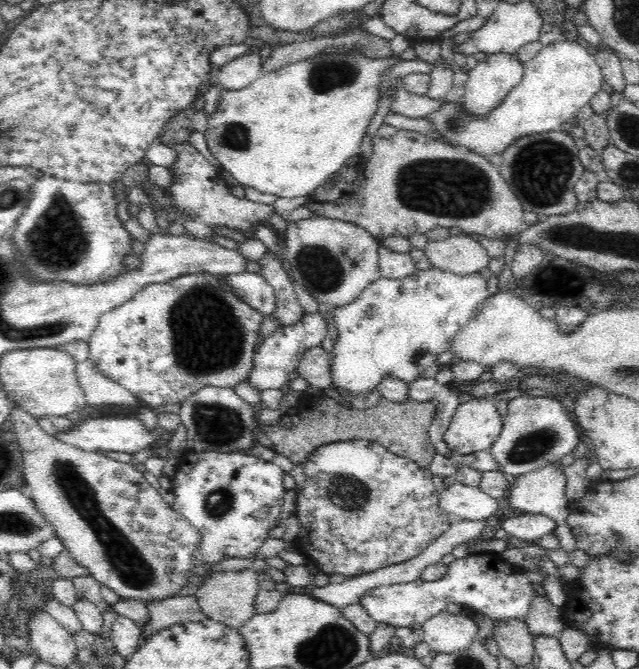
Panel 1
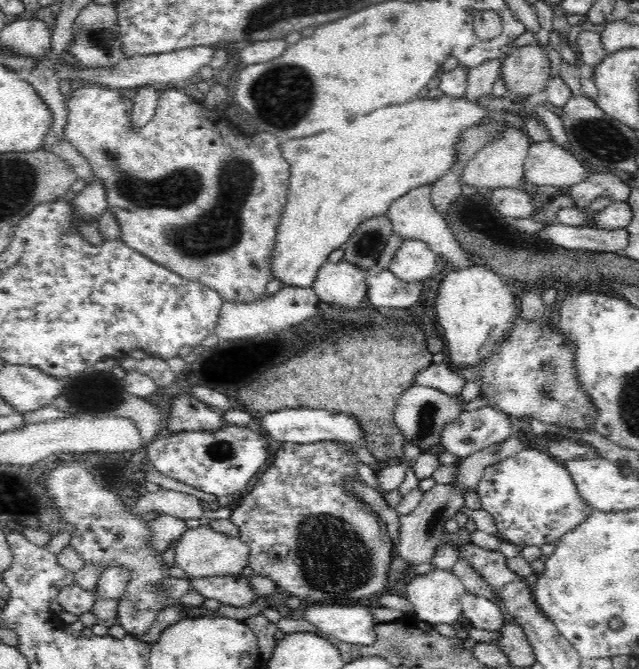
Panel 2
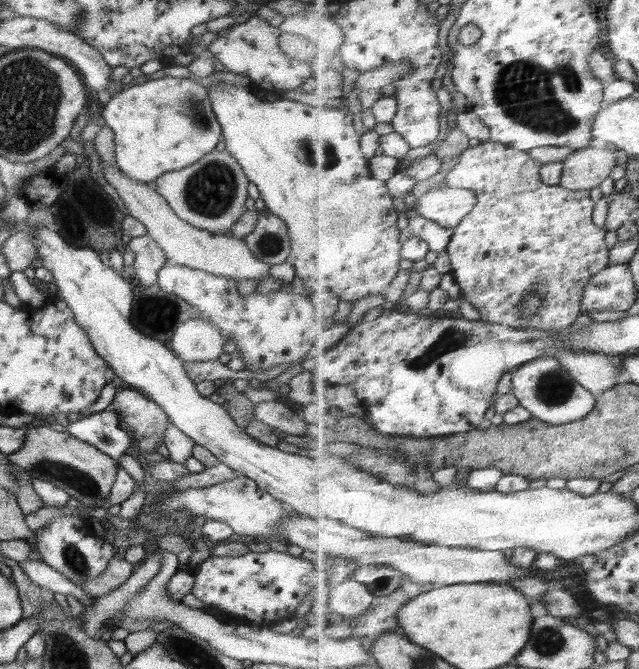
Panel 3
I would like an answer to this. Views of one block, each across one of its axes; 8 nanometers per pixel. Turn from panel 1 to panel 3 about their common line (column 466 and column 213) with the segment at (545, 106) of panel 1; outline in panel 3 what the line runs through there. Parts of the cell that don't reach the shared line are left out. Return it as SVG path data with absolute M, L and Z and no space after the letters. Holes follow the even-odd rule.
M166 76L116 92L104 103L102 118L115 134L114 154L118 168L131 179L146 184L155 181L165 172L182 170L200 161L204 155L214 151L216 144L222 139L221 126L212 110L208 91L191 78Z

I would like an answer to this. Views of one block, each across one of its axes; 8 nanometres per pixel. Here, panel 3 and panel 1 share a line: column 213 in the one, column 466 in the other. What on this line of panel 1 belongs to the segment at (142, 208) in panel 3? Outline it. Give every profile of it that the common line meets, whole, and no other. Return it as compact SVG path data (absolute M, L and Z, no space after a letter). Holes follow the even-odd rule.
M464 232L446 240L429 241L424 251L434 268L457 275L478 273L490 264L490 257L478 239Z

